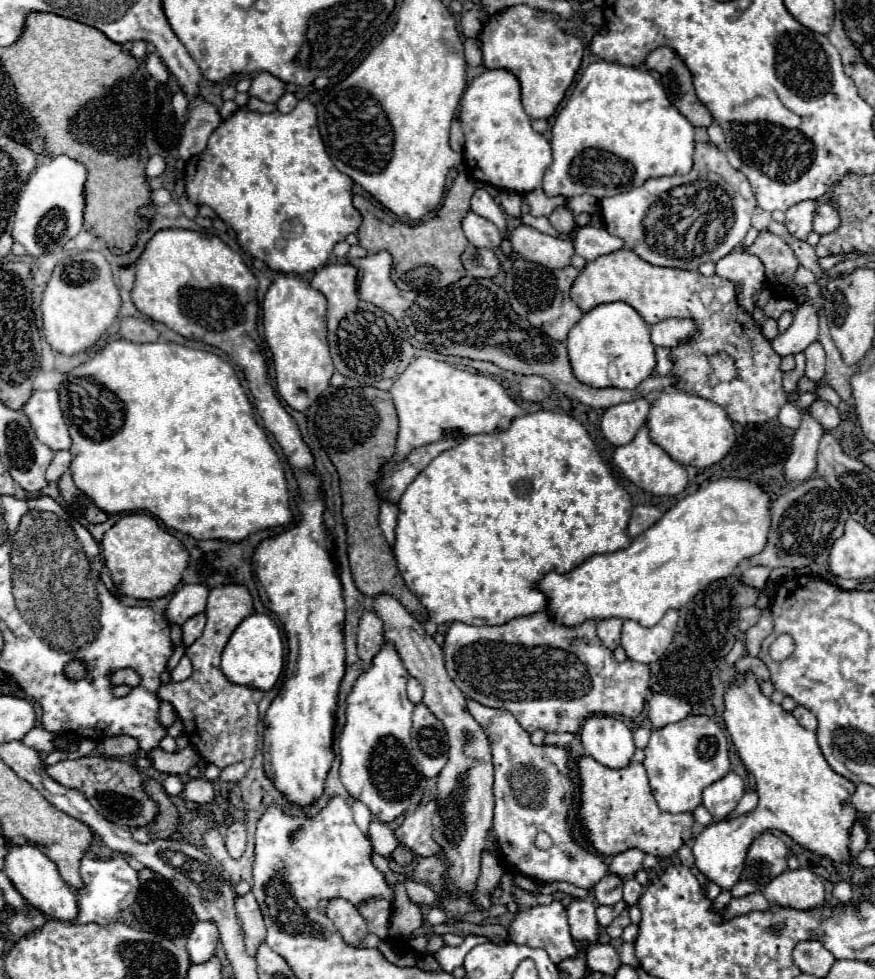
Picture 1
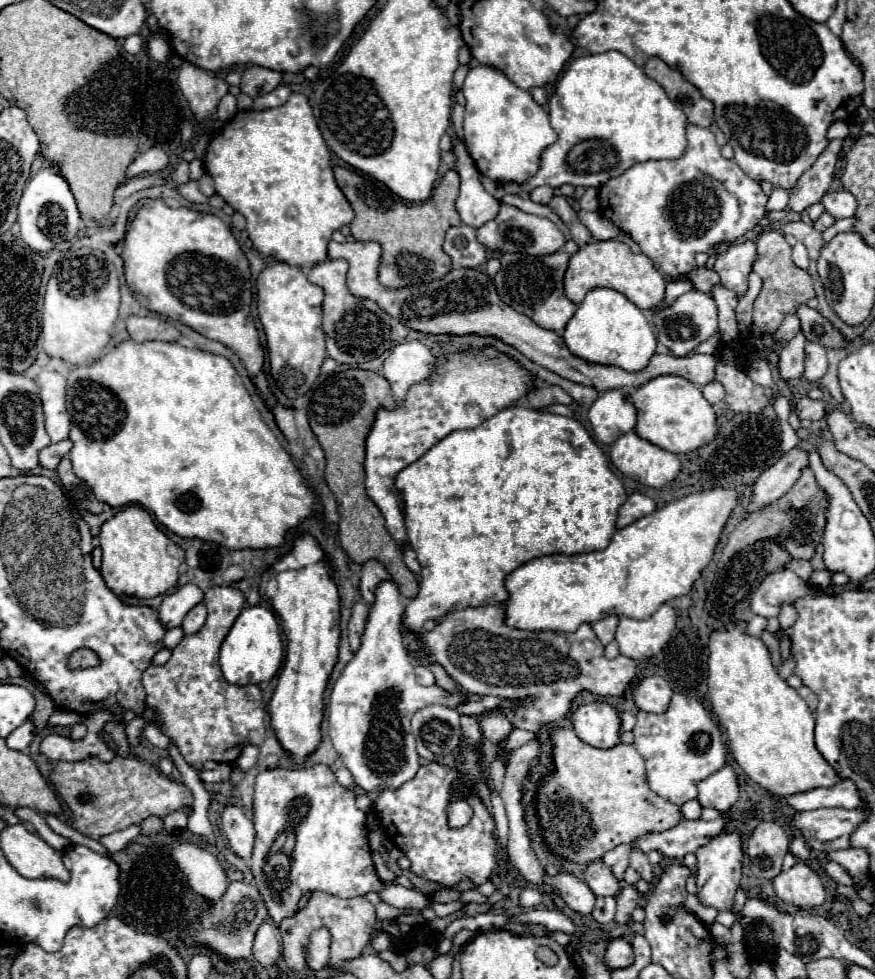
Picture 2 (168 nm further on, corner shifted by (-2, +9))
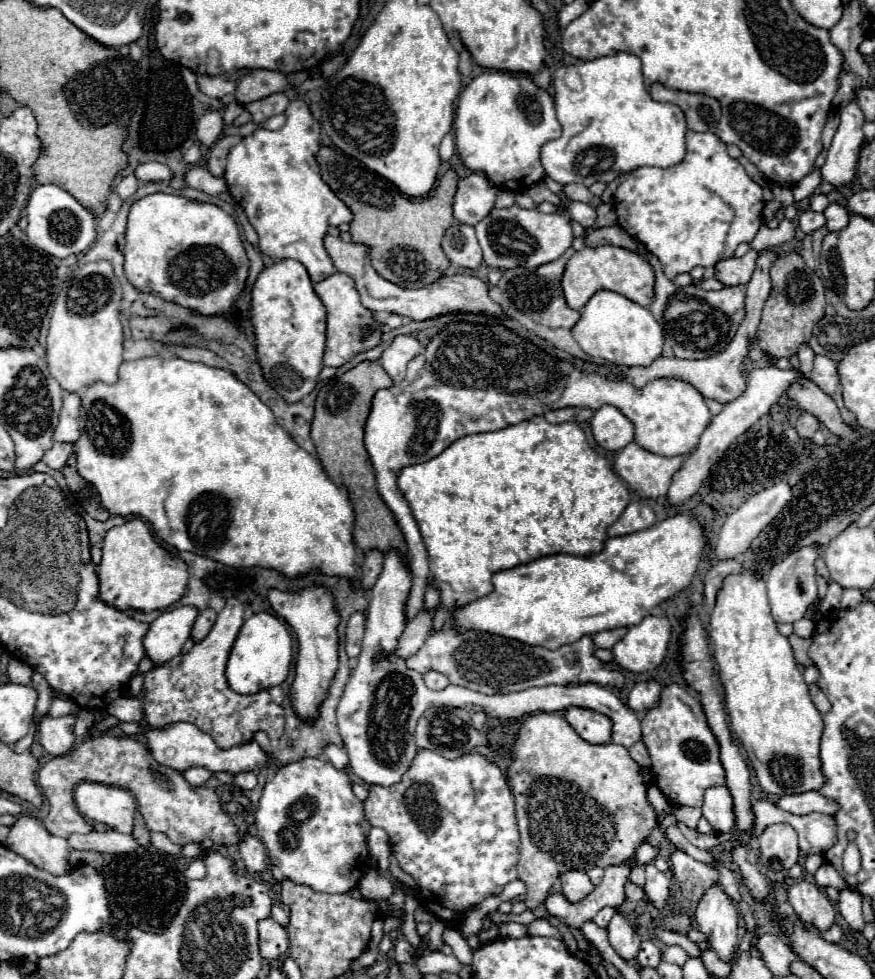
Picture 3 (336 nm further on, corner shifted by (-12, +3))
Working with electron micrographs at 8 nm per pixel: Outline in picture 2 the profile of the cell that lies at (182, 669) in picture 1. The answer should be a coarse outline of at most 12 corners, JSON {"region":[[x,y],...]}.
{"region":[[203,603],[187,613],[185,635],[193,635],[203,627],[207,609]]}

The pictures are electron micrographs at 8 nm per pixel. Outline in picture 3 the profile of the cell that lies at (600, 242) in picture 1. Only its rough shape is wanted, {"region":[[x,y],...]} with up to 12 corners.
{"region":[[571,203],[567,213],[585,229],[597,219],[587,203]]}

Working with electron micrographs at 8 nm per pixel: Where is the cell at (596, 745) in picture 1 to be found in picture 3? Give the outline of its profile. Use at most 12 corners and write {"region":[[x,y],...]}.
{"region":[[571,707],[565,719],[585,741],[611,741],[611,719]]}

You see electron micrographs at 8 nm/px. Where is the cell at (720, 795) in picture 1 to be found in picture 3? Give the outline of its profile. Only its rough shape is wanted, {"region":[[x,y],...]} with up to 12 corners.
{"region":[[727,785],[707,789],[701,811],[715,831],[735,825]]}

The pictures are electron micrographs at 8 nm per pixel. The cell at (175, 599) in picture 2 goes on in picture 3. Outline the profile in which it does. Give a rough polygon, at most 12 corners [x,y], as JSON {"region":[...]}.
{"region":[[193,605],[163,611],[145,635],[147,655],[161,667],[191,635]]}

